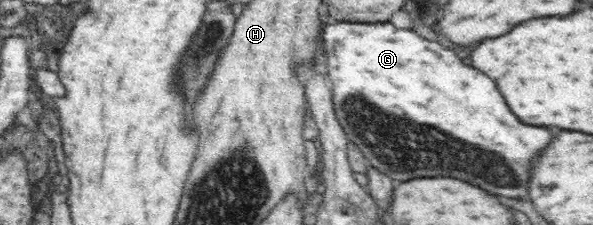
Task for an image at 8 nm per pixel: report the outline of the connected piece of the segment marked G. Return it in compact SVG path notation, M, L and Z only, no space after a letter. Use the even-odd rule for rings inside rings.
M339 22L333 26L327 26L323 32L322 46L325 46L327 74L329 80L333 84L333 104L337 106L337 119L347 130L346 136L349 141L354 142L364 154L369 164L373 165L387 176L395 178L395 180L411 180L411 178L437 178L437 176L447 176L447 178L459 178L463 182L471 182L491 194L499 194L499 196L509 196L509 198L527 199L529 174L527 174L527 164L531 160L531 156L535 156L537 150L545 148L551 142L551 132L549 128L543 126L527 126L523 122L519 122L519 118L515 118L515 114L511 114L511 108L507 106L503 94L499 94L499 88L495 86L495 82L491 78L487 78L487 74L479 74L479 70L475 70L473 66L469 66L467 62L461 60L453 50L447 48L447 44L443 44L440 40L425 40L417 34L413 34L411 30L399 30L389 22L381 22L381 24L349 24L349 22ZM407 128L415 128L415 136L411 132L407 132Z

